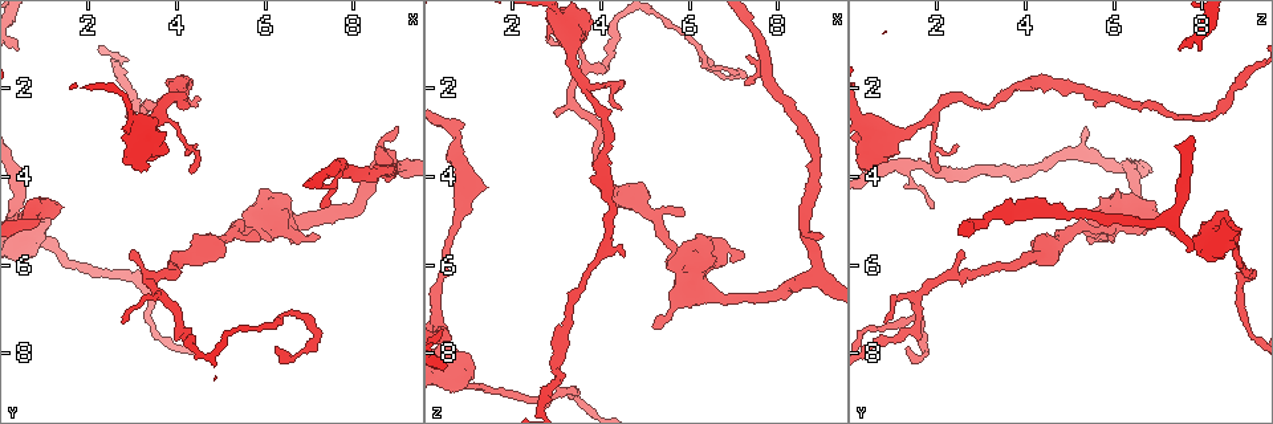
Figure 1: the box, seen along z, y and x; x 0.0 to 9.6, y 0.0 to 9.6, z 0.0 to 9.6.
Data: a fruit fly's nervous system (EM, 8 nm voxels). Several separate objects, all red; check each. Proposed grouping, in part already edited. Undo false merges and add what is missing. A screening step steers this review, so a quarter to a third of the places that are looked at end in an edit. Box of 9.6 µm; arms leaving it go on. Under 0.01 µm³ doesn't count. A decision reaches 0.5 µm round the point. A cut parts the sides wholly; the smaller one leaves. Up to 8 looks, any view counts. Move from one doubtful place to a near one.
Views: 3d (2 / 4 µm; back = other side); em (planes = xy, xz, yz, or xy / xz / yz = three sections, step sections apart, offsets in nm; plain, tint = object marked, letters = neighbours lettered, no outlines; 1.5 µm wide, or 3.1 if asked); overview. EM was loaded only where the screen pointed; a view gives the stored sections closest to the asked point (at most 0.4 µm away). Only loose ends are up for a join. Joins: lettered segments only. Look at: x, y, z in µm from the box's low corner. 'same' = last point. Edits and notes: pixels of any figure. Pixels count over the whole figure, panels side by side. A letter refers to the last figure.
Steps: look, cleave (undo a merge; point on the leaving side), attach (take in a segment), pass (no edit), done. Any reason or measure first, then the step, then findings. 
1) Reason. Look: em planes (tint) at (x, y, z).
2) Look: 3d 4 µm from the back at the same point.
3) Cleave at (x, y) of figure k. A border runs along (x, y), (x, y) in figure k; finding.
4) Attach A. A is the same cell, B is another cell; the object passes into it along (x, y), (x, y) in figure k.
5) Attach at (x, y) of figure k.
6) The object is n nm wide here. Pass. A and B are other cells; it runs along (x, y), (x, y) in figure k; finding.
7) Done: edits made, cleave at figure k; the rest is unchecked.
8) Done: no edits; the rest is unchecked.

Look: 3d 4 µm at (4.05, 2.10, 3.60).

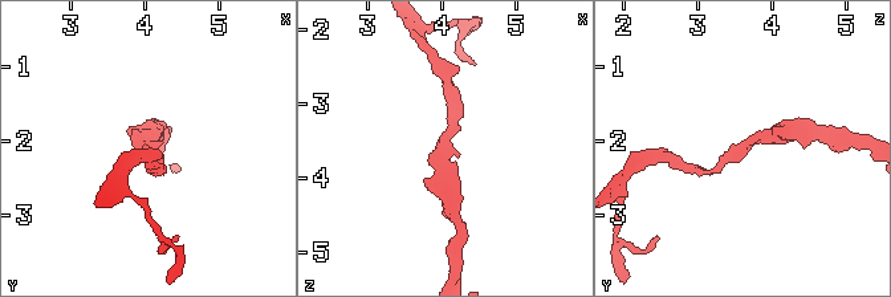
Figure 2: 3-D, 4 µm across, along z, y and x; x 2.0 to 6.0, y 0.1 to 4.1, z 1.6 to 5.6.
Shape alone is not enough. Look: em xz step 8 (tint) at (4.00, 2.05, 3.65).

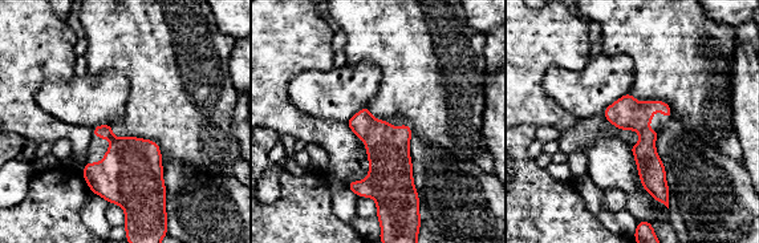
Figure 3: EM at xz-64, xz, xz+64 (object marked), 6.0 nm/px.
Another direction. Look: em planes (letters) at the same point.

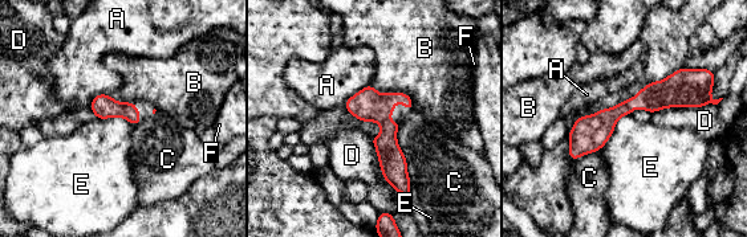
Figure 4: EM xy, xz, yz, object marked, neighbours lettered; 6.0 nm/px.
The longest contact is with B, 650 nm. Pass. A, B, C, D, E and F are other cells; a border runs along (630, 113), (616, 122), (600, 148) in figure 4; continuous, no second neuron.

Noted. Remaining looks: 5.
Sharp bend. Look: em yz step 8 (letters) at (3.85, 2.70, 1.95).

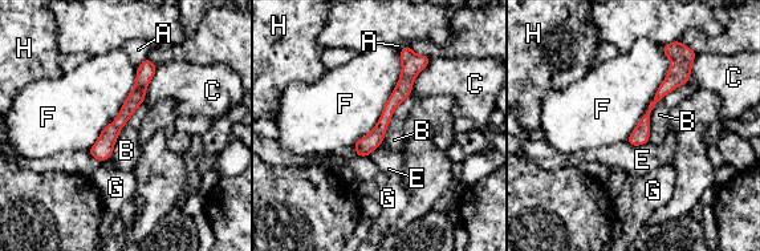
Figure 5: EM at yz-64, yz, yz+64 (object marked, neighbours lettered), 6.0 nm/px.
Pass. A, B, C, E, F, G and H are other cells; a border runs along (399, 52), (378, 122), (352, 145) in figure 5; one neuron here.

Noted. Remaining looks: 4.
Sudden change in width. Look: em xy step 4 (letters) at (6.70, 5.30, 5.70).

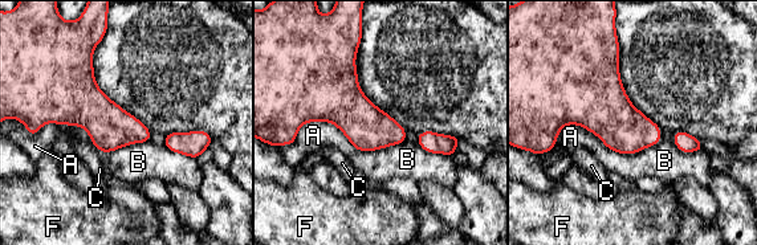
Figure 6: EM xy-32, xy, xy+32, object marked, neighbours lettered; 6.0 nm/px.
The object is 240 nm wide here. Pass. A, B, C and F are other cells; a border runs along (660, 139), (630, 154), (606, 147) in figure 6; one neuron here.

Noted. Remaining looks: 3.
Done: no edits; the rest is unchecked.

